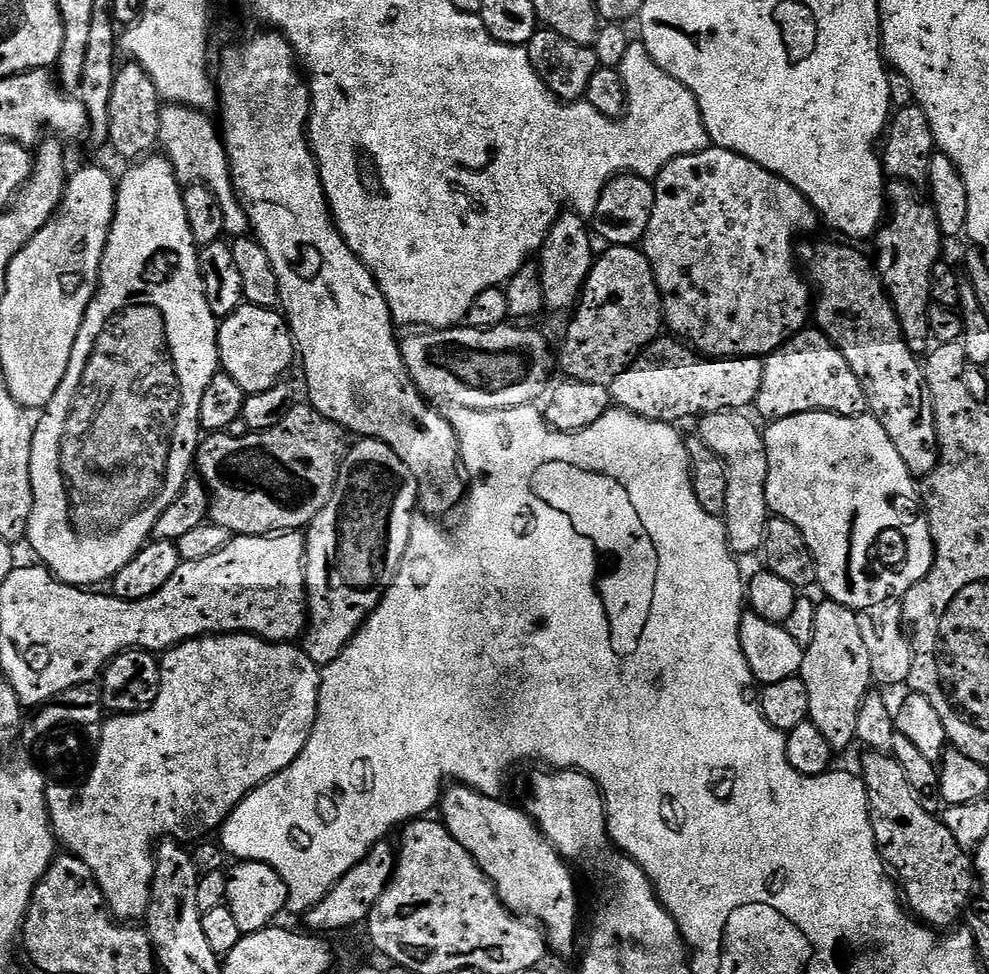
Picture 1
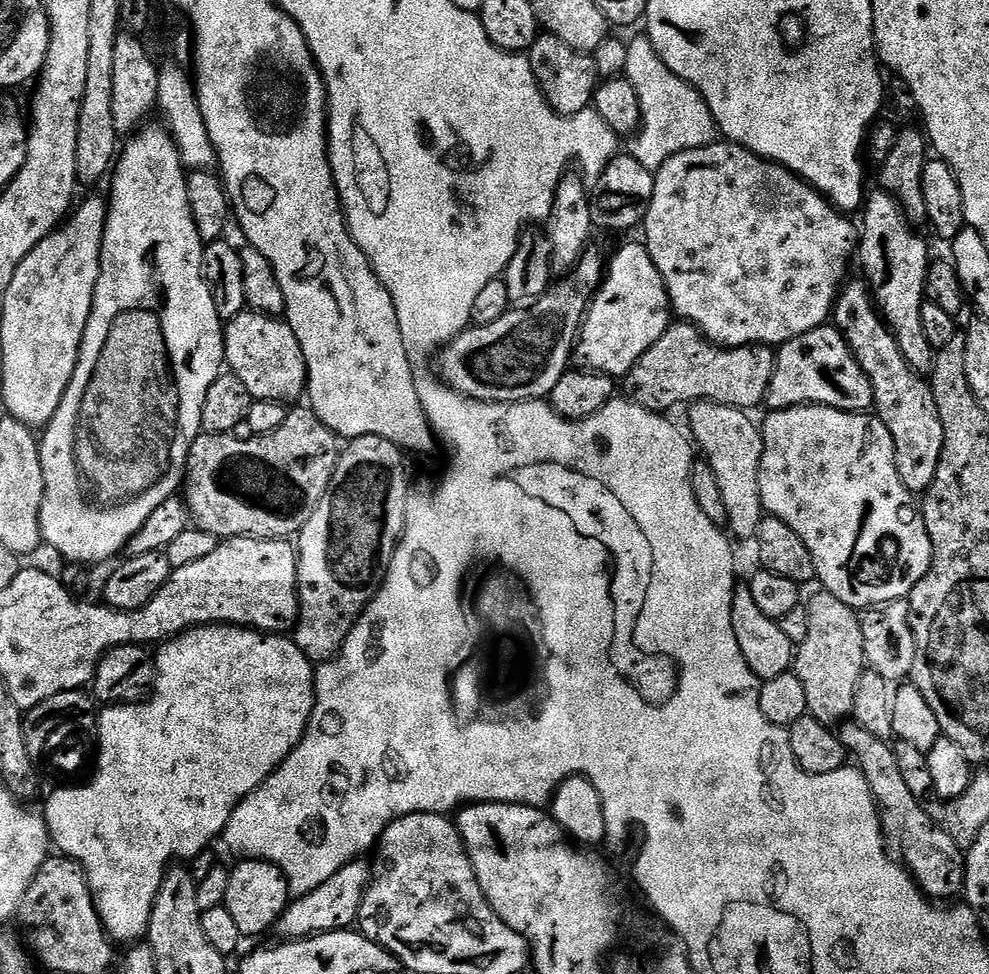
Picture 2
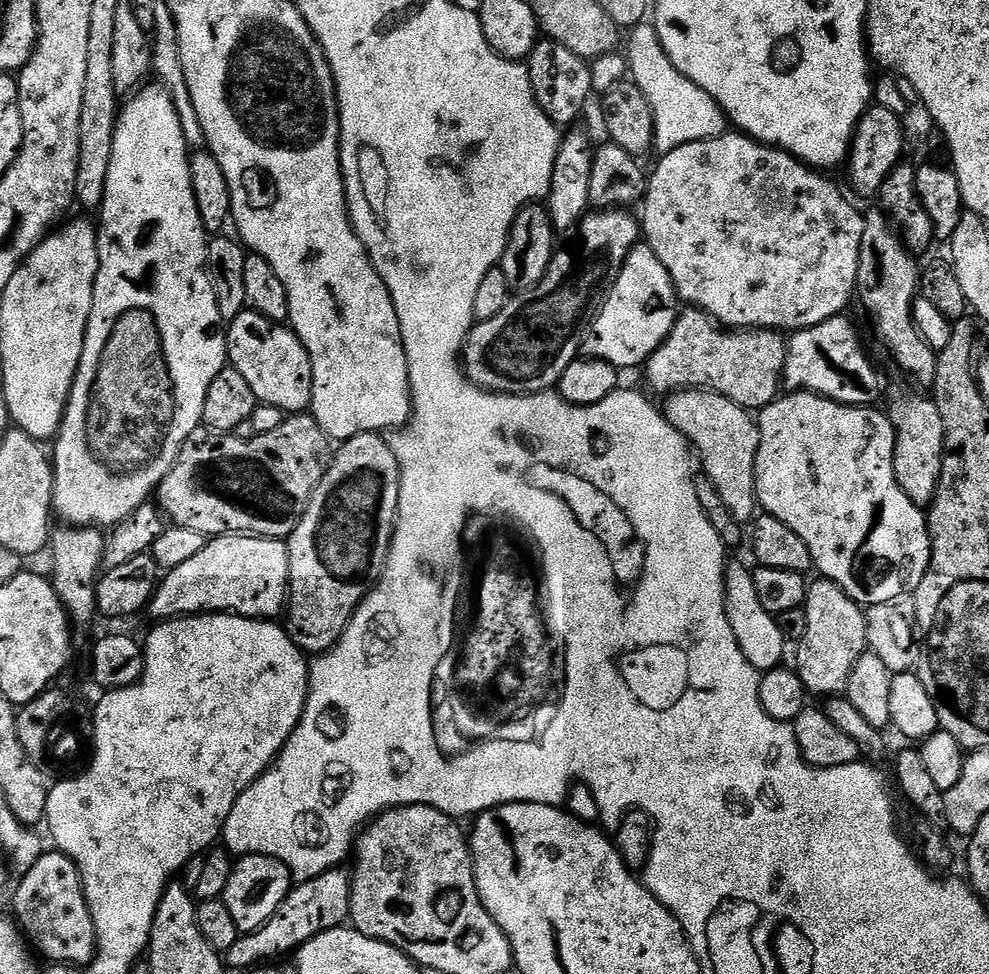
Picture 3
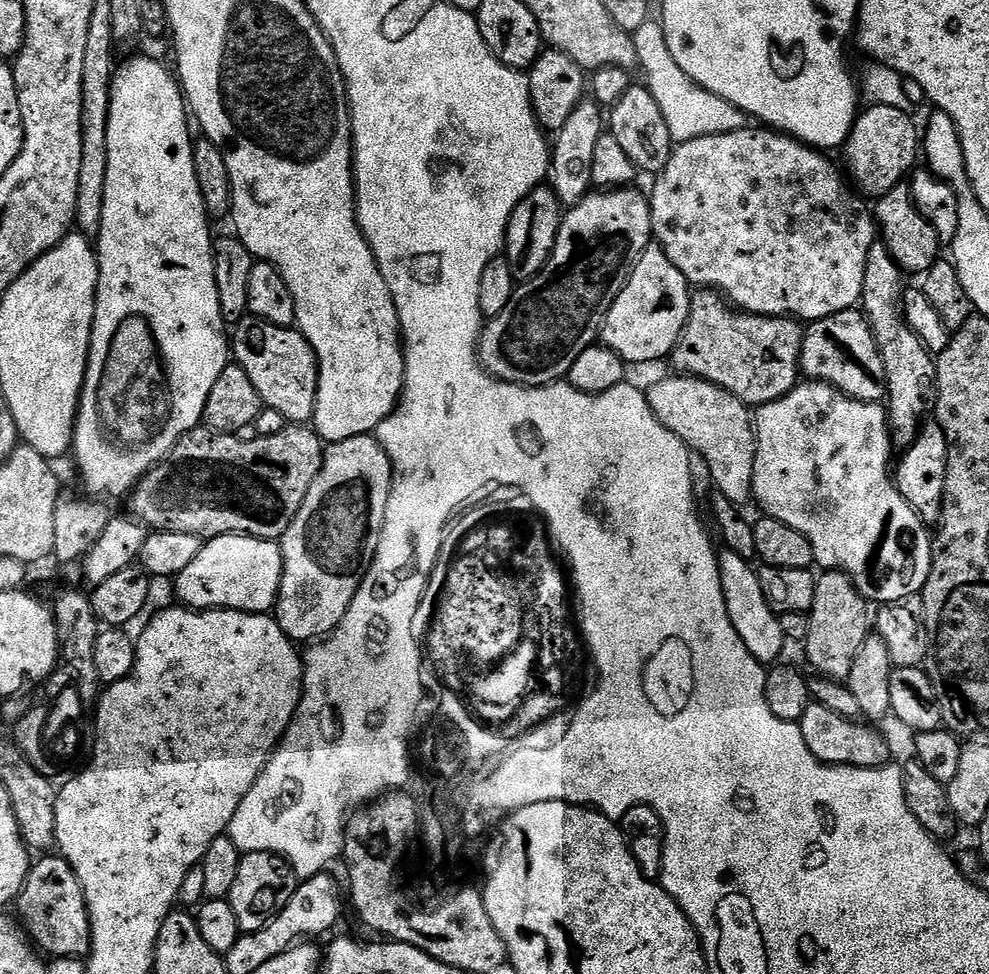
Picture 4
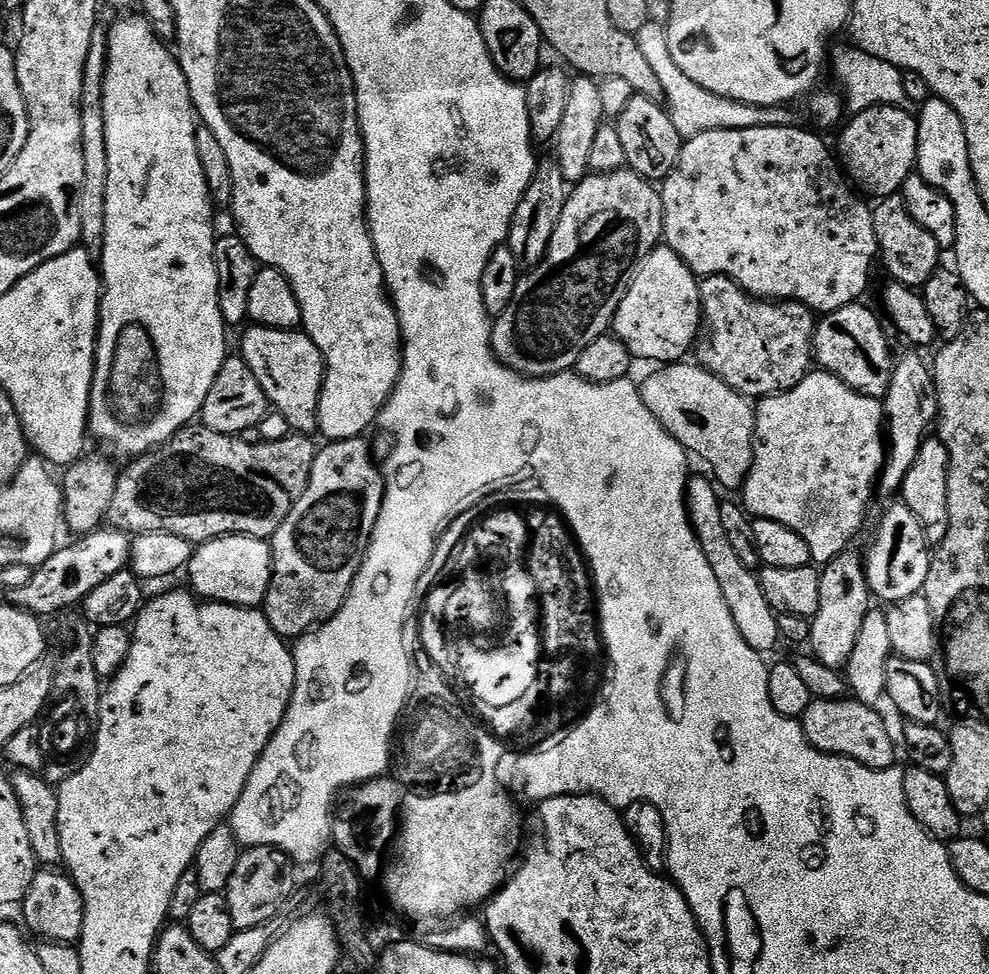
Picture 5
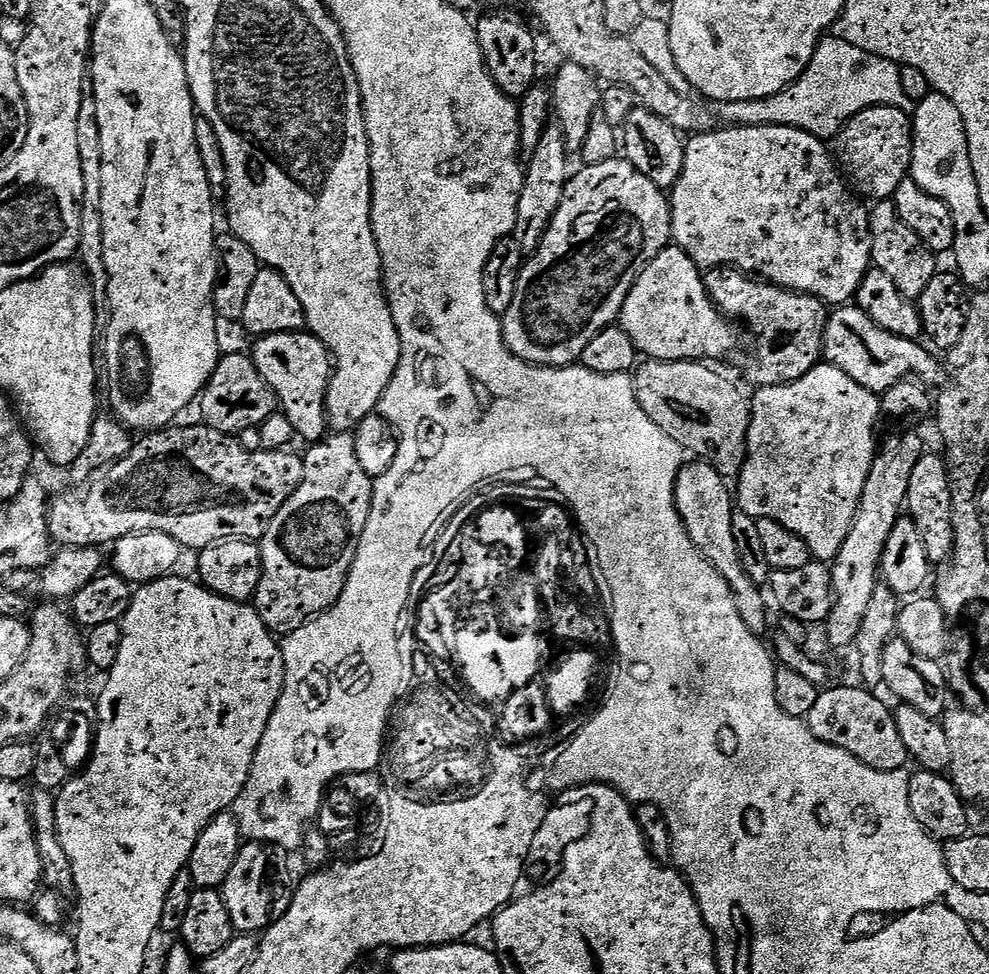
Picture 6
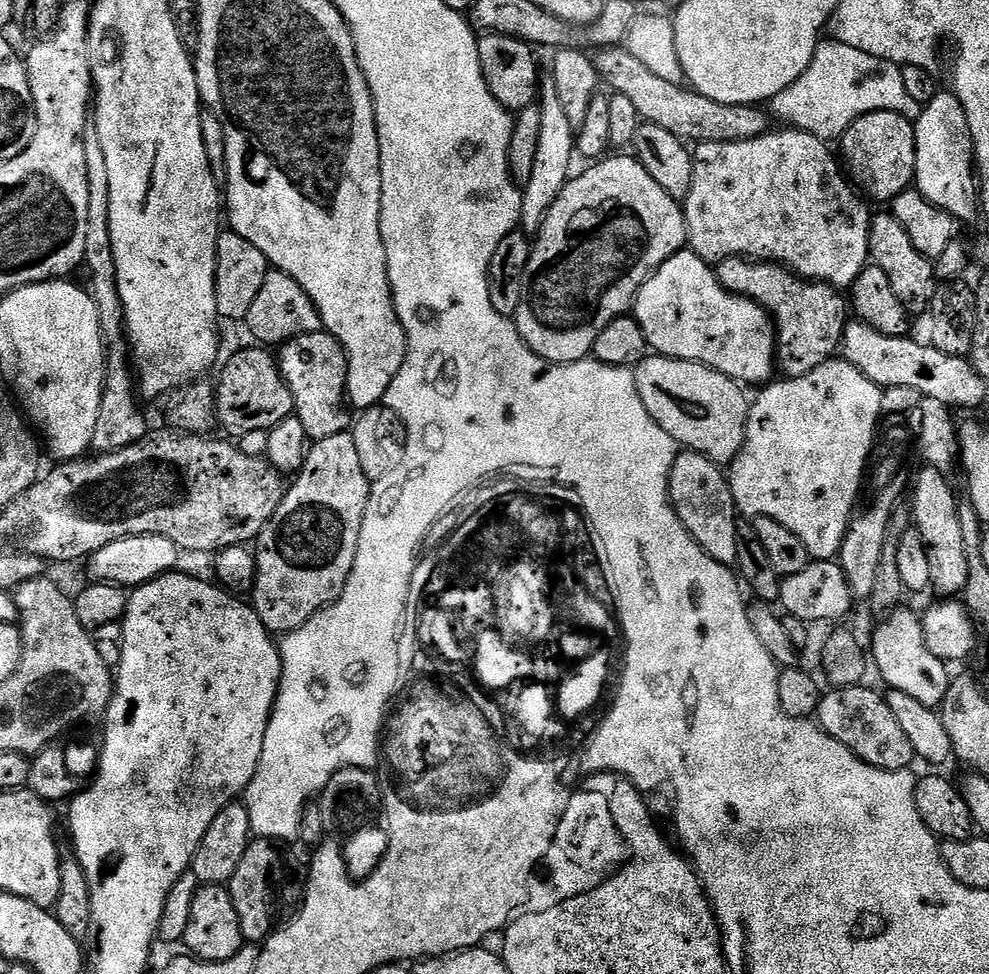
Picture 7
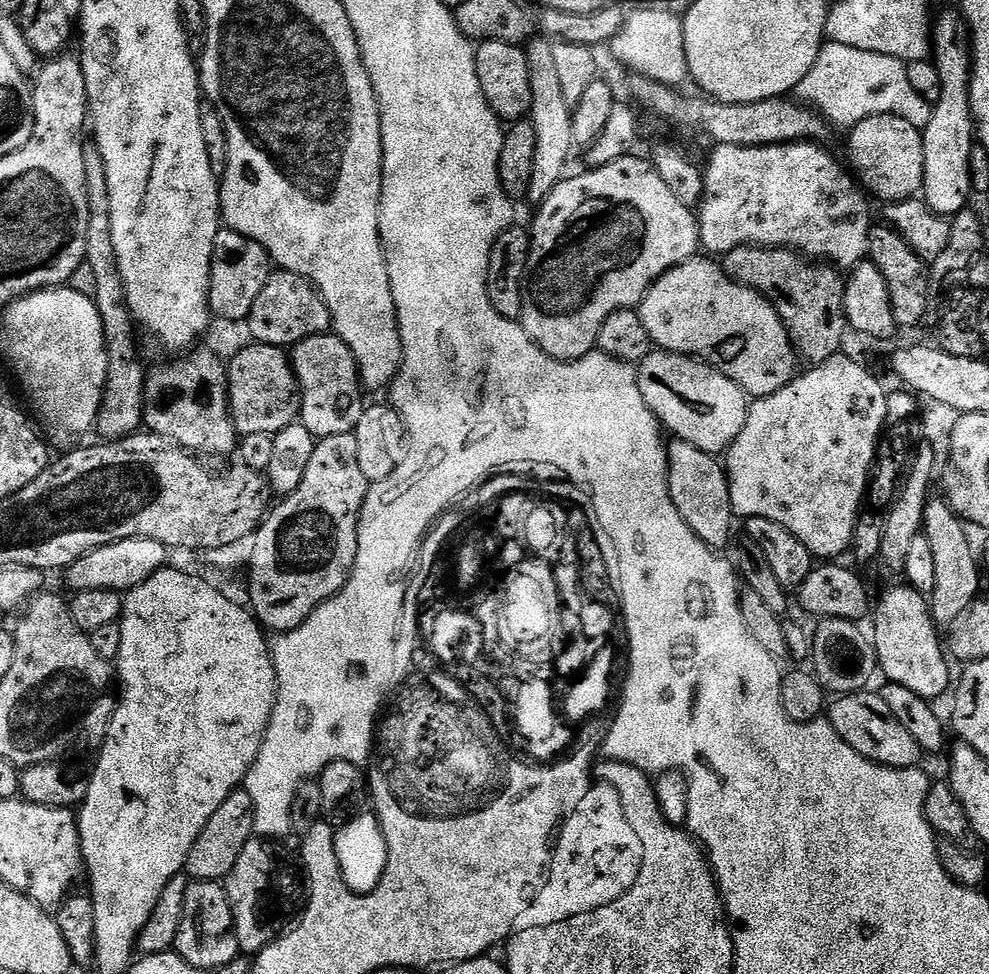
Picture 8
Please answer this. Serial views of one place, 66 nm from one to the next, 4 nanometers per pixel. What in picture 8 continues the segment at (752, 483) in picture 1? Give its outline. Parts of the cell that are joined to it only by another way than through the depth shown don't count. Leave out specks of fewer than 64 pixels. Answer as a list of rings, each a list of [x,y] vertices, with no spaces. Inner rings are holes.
[[[653,350],[646,359],[641,360],[636,374],[638,386],[642,390],[642,398],[646,406],[651,410],[653,417],[665,429],[668,428],[677,440],[690,442],[690,446],[698,446],[706,454],[719,457],[727,453],[732,443],[742,434],[742,426],[746,426],[750,397],[726,374],[722,374],[716,368],[712,368],[703,360],[697,360],[691,356],[679,356],[676,352]]]

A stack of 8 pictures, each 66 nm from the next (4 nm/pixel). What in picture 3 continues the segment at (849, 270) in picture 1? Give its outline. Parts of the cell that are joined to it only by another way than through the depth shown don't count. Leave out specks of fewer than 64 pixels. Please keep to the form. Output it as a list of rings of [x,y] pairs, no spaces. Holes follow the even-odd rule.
[[[911,387],[908,388],[894,389],[892,397],[888,400],[888,408],[886,407],[888,421],[892,423],[892,428],[896,431],[894,474],[898,486],[902,486],[902,490],[906,494],[906,498],[910,498],[910,502],[928,506],[936,497],[944,461],[942,414],[938,414],[935,399],[928,397],[927,400],[924,397],[927,395],[913,390]]]

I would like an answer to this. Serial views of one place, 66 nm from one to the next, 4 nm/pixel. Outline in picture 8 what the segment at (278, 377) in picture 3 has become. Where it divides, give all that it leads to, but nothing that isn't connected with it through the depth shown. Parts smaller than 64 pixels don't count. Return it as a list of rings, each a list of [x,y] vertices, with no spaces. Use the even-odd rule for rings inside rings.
[[[335,334],[311,336],[291,349],[290,359],[300,384],[299,423],[304,424],[317,441],[347,432],[355,433],[366,401],[360,371],[350,346]]]

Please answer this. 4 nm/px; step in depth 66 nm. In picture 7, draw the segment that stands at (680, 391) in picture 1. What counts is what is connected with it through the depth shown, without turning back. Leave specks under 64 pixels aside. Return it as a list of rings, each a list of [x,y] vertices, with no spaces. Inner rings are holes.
[[[731,256],[719,261],[715,265],[714,271],[718,282],[726,291],[734,292],[737,296],[747,296],[755,304],[760,304],[772,317],[778,345],[778,368],[785,377],[810,374],[810,370],[822,366],[837,355],[842,344],[844,325],[850,320],[849,301],[845,297],[843,300],[840,297],[843,295],[837,289],[831,288],[828,284],[806,280],[779,264],[757,262],[742,256]]]

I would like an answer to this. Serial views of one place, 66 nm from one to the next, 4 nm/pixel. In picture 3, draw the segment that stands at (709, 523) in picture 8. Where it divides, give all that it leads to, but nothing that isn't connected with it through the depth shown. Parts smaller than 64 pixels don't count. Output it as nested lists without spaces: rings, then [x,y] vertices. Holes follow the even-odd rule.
[[[729,563],[724,578],[724,605],[726,618],[730,621],[730,630],[734,630],[734,638],[738,638],[738,646],[742,646],[742,654],[746,654],[746,662],[763,674],[772,668],[781,667],[785,663],[784,647],[786,641],[777,617],[762,606],[754,587],[753,569],[743,568],[740,564]]]

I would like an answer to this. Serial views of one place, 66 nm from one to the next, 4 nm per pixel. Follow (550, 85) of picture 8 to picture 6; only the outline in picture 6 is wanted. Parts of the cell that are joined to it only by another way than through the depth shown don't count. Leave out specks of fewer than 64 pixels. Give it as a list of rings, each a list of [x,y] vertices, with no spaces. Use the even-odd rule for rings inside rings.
[[[549,124],[546,134],[542,134],[542,142],[533,156],[527,157],[524,169],[524,189],[518,198],[518,218],[514,239],[526,254],[531,254],[540,249],[542,238],[562,202],[564,188],[570,179],[568,172],[568,159],[570,153],[559,124]]]

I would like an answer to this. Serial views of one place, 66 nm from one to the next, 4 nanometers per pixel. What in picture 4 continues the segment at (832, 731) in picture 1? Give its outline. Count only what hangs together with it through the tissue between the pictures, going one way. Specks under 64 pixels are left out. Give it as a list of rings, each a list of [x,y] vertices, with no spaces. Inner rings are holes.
[[[824,570],[816,576],[814,586],[814,606],[807,613],[810,622],[810,634],[804,641],[803,651],[808,651],[808,660],[812,663],[813,673],[829,680],[847,681],[850,666],[862,642],[870,634],[869,601],[854,586],[854,582],[842,570]]]

